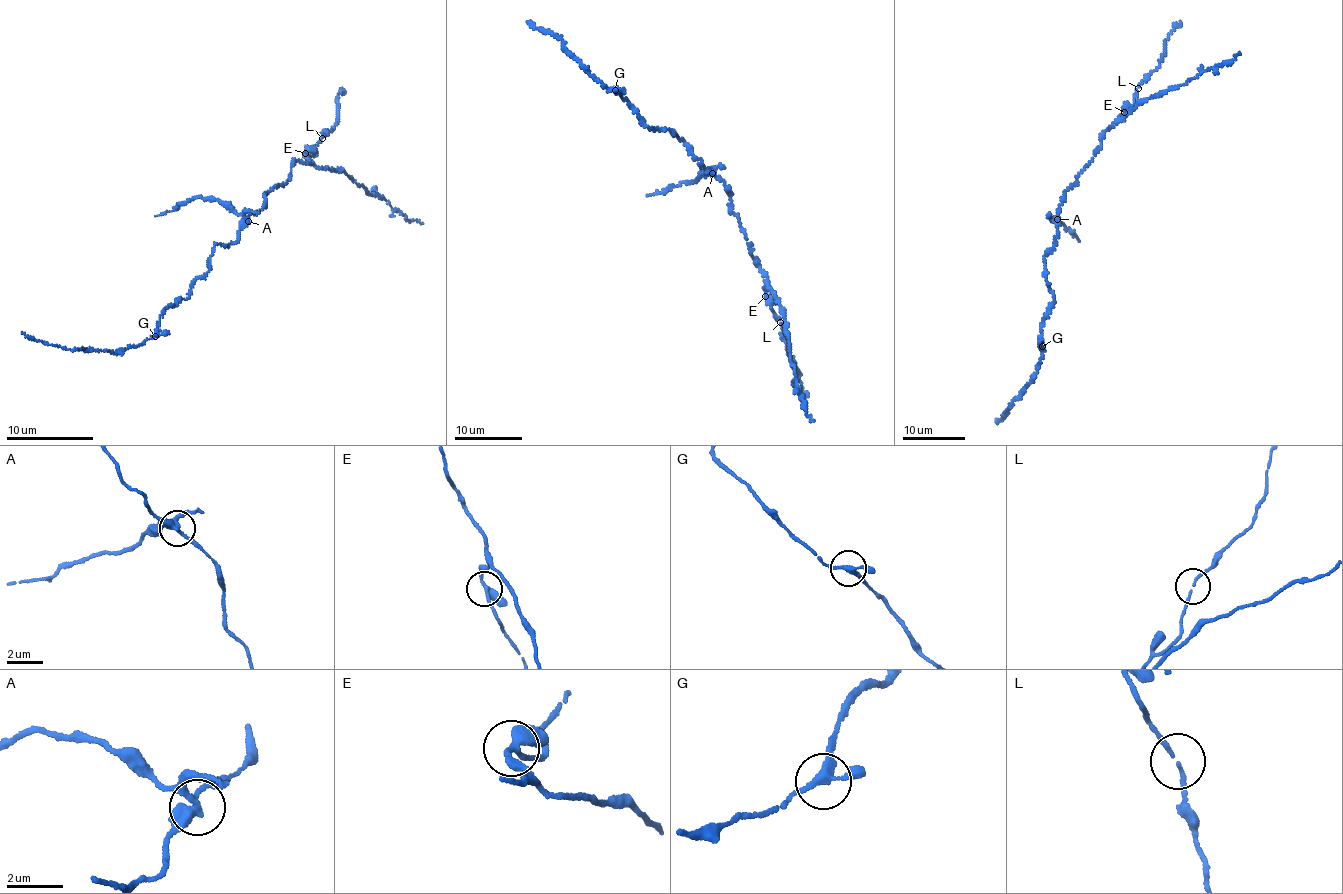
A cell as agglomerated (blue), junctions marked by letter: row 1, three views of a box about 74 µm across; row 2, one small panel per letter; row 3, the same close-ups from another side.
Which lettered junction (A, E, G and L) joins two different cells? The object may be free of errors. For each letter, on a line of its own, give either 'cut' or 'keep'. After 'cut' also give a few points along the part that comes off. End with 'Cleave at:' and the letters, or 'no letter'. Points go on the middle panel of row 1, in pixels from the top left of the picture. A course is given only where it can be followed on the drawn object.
A: cut; course (713, 173), (709, 170), (697, 179), (648, 194)
E: keep
G: keep
L: keep
Cleave at: A

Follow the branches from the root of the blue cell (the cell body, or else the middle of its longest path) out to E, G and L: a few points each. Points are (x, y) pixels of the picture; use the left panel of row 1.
E: (257, 212), (263, 209), (267, 191), (288, 181), (292, 162), (310, 162), (305, 153)
G: (257, 212), (249, 215), (239, 240), (214, 246), (209, 270), (187, 297), (162, 312), (155, 336)
L: (257, 212), (267, 191), (288, 181), (292, 162), (310, 162), (304, 154), (314, 155), (322, 138)

